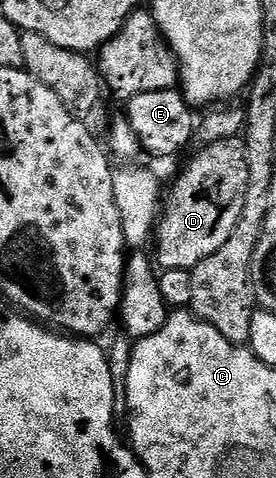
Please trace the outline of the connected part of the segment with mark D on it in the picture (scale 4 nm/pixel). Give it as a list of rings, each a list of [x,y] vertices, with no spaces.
[[[235,137],[209,142],[203,149],[181,172],[180,179],[172,186],[172,195],[169,198],[167,195],[154,242],[154,258],[161,271],[195,270],[198,264],[235,239],[232,237],[244,218],[248,185],[252,182],[252,170],[248,167],[249,147]]]

